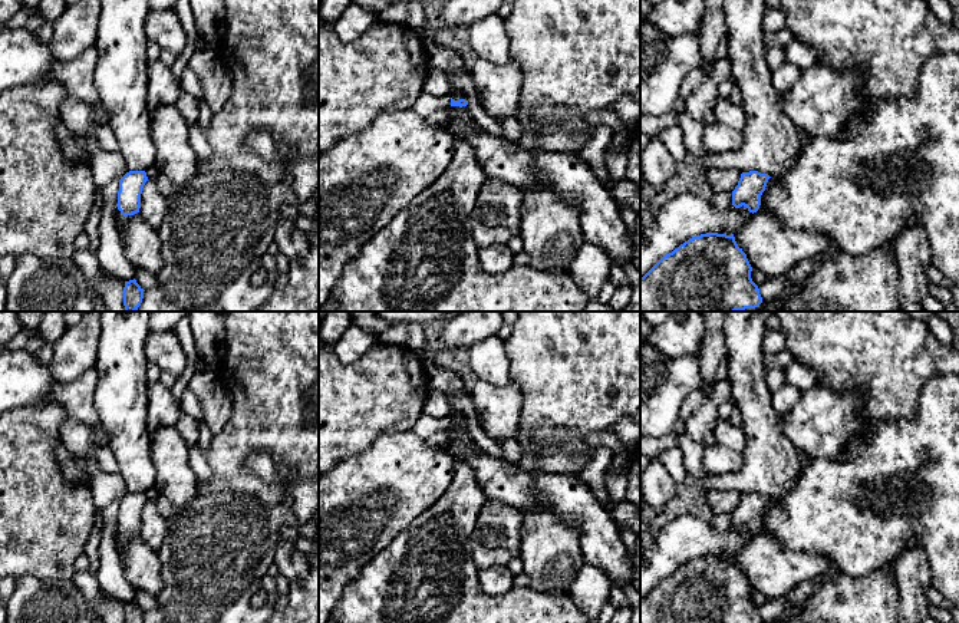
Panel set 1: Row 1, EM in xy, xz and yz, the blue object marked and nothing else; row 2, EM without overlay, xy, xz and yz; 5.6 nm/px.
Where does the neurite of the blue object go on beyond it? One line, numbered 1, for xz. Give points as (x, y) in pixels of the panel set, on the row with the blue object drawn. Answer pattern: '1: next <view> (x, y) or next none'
1: next none

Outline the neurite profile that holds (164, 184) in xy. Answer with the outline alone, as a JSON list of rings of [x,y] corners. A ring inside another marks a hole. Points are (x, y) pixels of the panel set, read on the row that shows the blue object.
[[[161,174],[156,179],[156,187],[159,189],[159,192],[168,200],[169,197],[172,197],[175,194],[175,187],[171,182],[171,179],[168,177],[165,177],[164,174]]]

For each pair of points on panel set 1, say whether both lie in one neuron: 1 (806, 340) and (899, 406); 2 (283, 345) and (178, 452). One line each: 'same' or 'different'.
1: same
2: different

